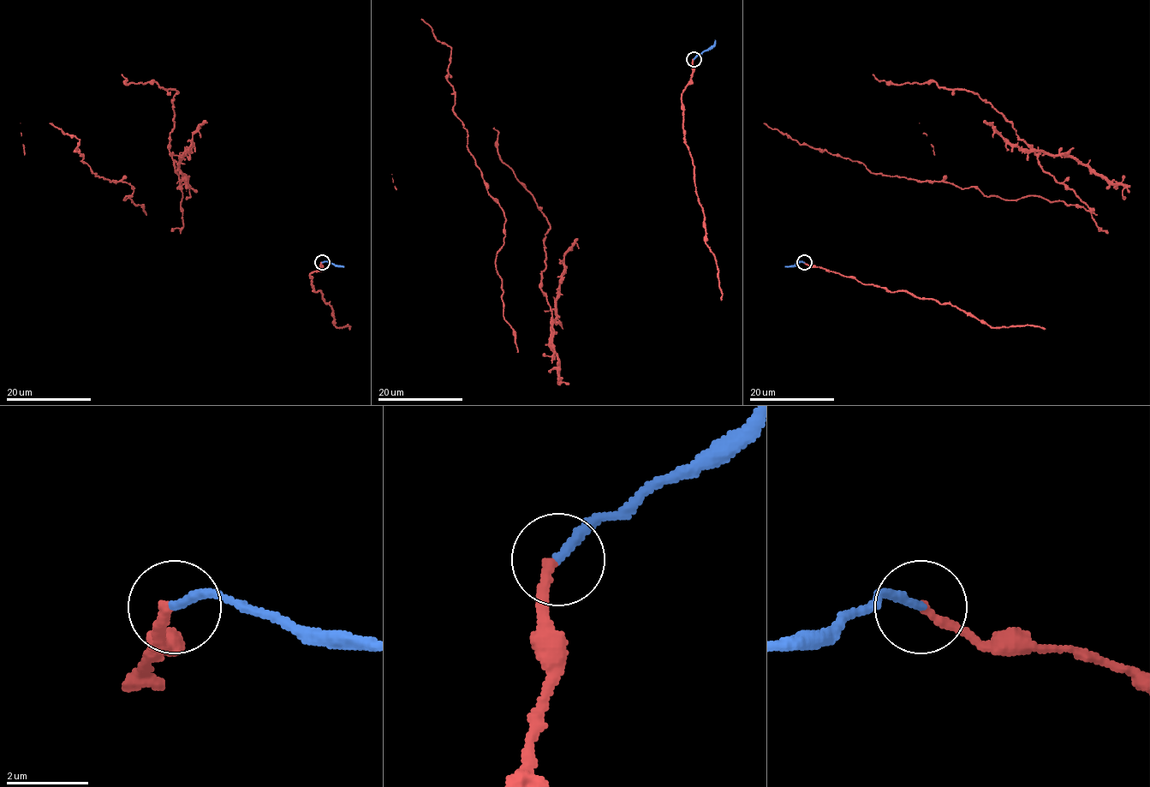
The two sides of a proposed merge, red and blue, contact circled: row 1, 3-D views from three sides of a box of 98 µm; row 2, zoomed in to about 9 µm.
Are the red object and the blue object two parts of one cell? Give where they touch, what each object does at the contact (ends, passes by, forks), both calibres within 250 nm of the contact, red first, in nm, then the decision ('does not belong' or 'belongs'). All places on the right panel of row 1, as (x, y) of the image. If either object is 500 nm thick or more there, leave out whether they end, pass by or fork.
place (804, 262); red ends; blue ends; calibres 240 and 220 nm; belongs

